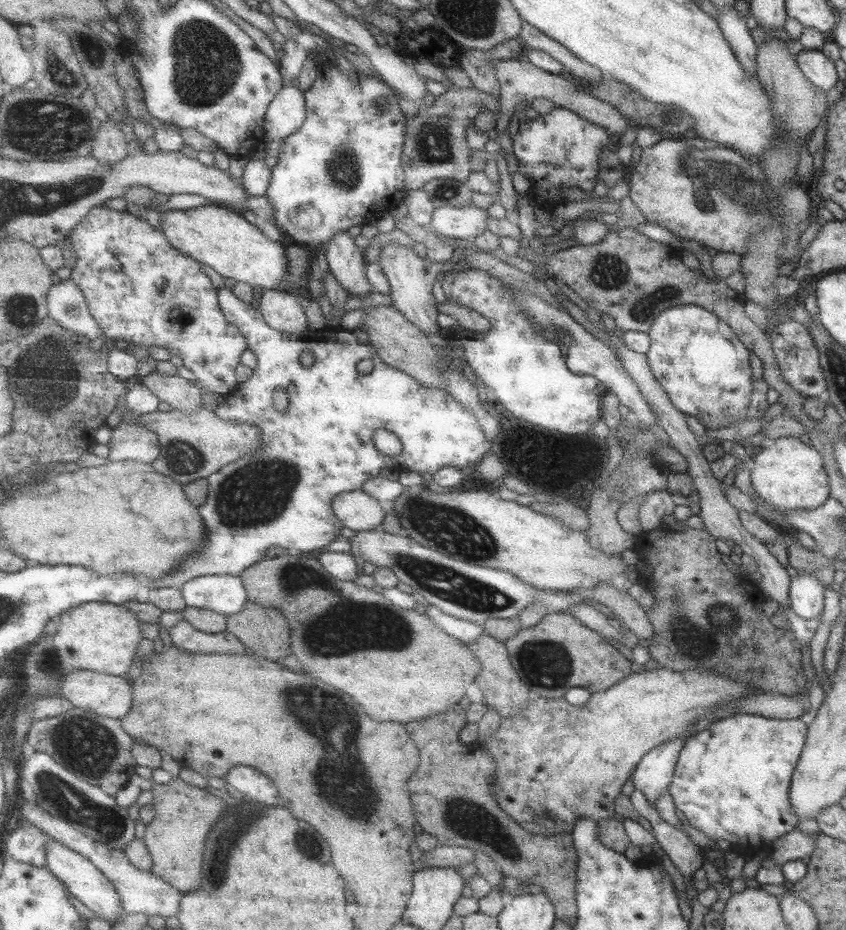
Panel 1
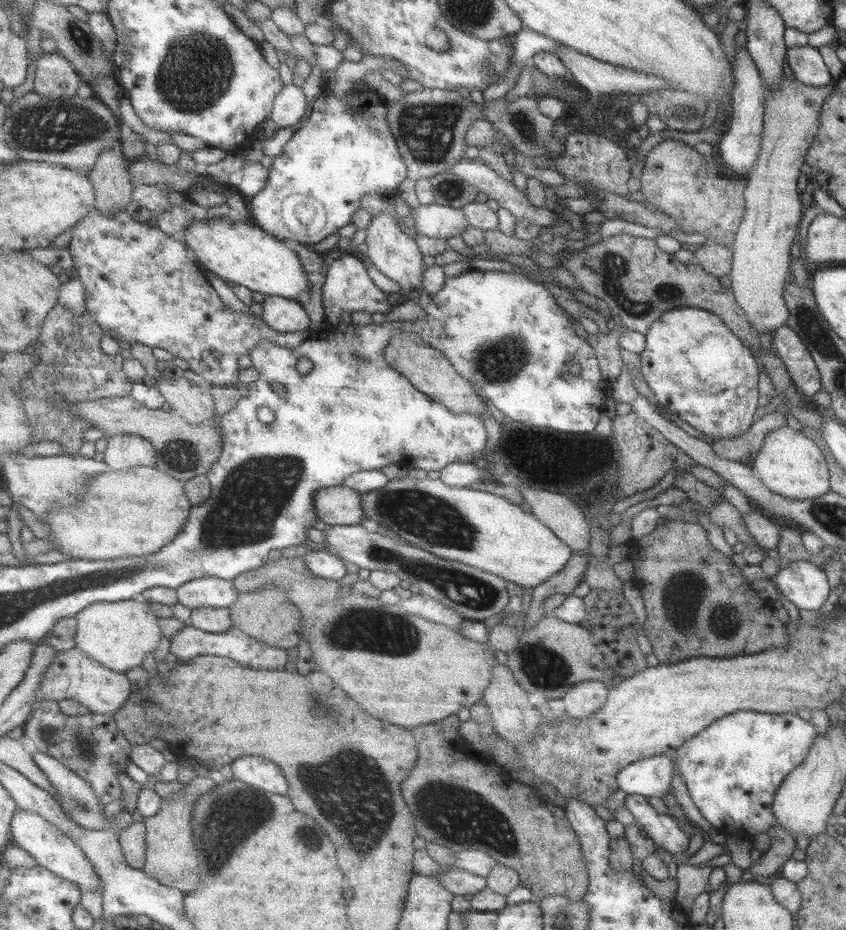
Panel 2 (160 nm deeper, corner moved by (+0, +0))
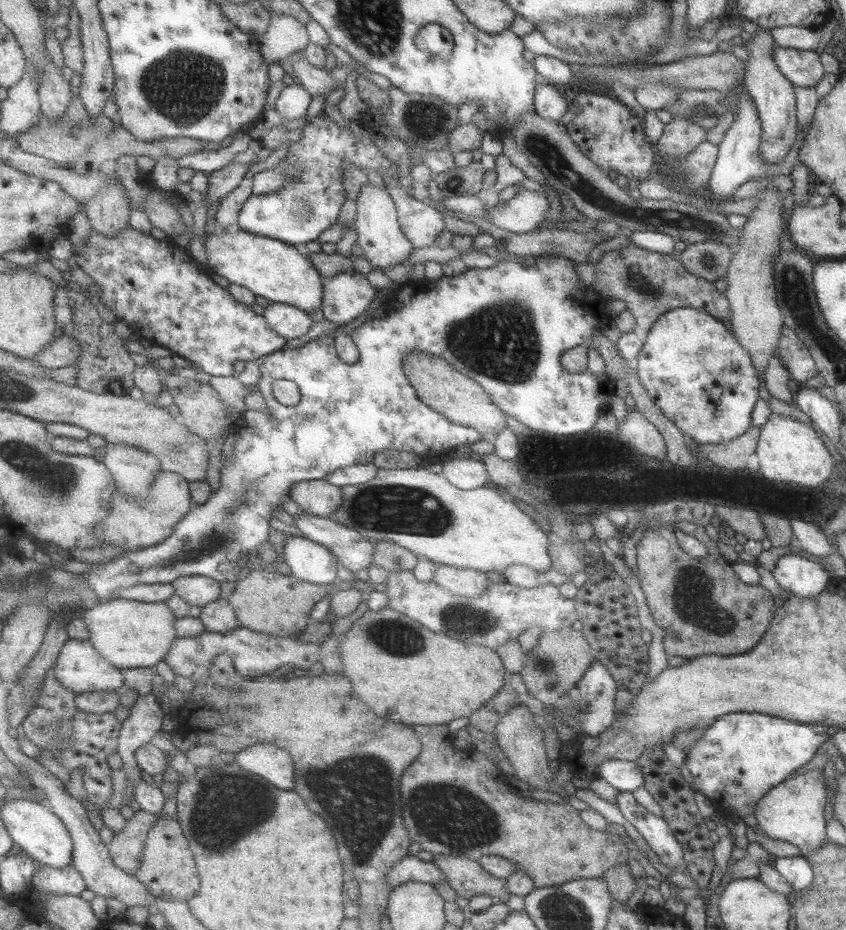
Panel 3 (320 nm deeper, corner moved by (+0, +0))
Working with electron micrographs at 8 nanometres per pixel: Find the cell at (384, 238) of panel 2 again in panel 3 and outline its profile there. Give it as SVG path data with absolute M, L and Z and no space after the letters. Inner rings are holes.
M367 182L355 203L357 242L364 248L369 262L375 267L383 268L405 263L415 248L401 227L399 210L388 190L381 190Z

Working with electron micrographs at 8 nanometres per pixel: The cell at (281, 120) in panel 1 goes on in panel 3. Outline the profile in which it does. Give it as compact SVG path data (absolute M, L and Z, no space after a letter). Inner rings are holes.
M289 85L277 98L275 109L283 121L303 119L308 115L314 96L302 86Z

